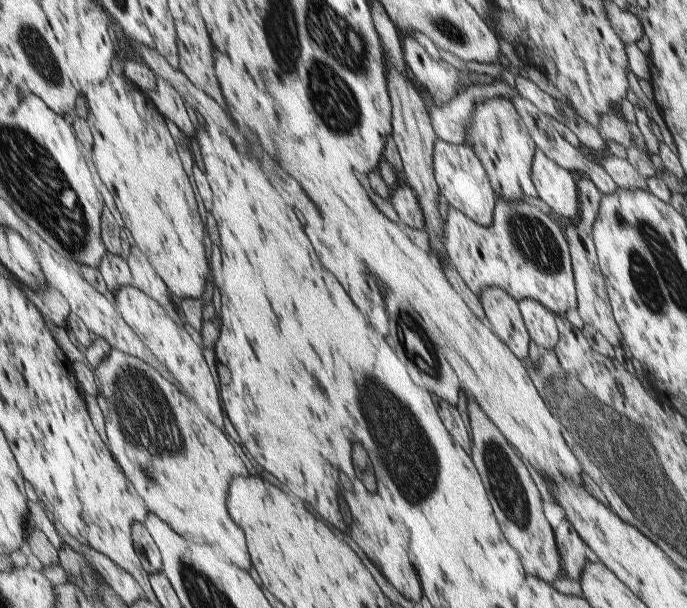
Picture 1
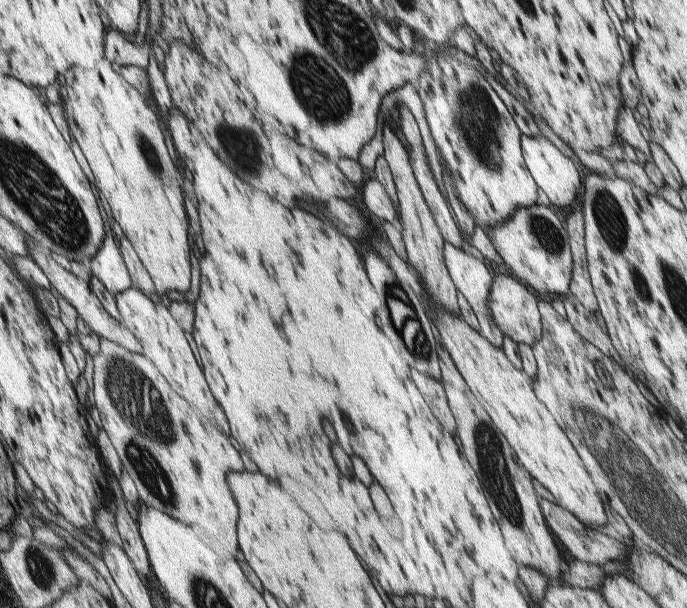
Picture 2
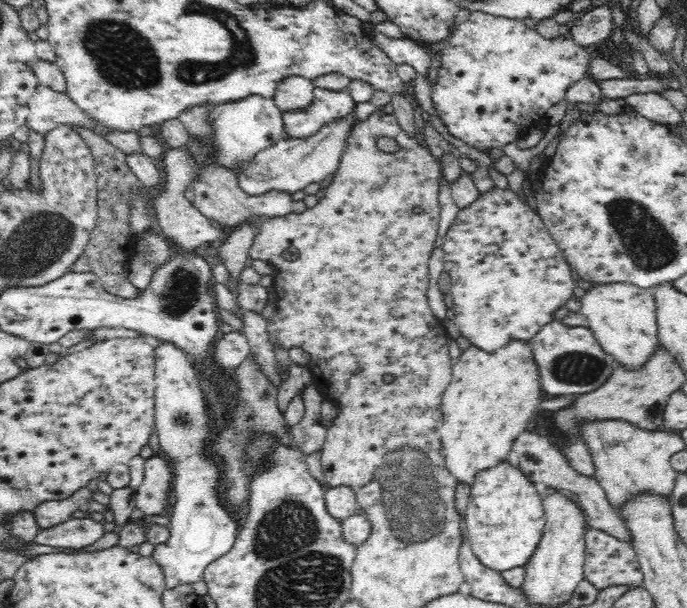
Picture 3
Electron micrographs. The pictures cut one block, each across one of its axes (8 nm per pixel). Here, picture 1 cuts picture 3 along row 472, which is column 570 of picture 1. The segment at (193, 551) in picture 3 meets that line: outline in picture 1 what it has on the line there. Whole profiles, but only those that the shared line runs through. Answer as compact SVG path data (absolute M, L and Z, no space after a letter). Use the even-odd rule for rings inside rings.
M541 150L539 156L535 156L535 191L551 212L565 220L577 214L578 198L573 174L546 158Z

